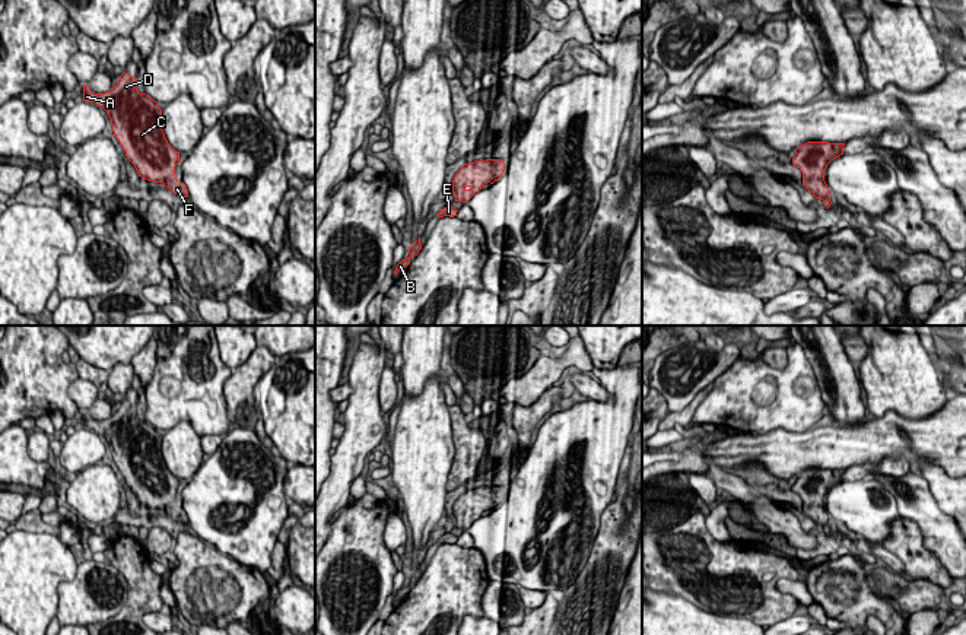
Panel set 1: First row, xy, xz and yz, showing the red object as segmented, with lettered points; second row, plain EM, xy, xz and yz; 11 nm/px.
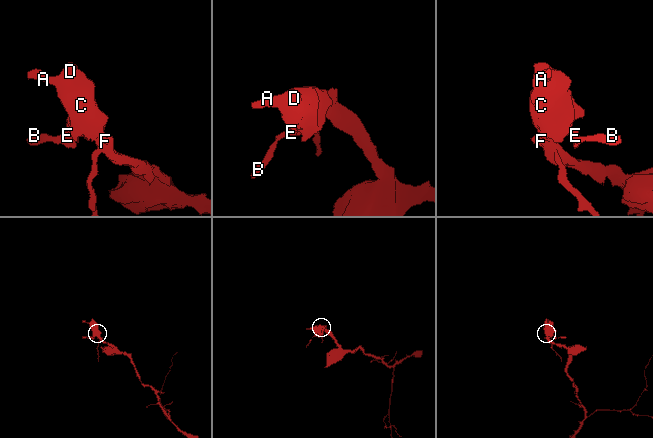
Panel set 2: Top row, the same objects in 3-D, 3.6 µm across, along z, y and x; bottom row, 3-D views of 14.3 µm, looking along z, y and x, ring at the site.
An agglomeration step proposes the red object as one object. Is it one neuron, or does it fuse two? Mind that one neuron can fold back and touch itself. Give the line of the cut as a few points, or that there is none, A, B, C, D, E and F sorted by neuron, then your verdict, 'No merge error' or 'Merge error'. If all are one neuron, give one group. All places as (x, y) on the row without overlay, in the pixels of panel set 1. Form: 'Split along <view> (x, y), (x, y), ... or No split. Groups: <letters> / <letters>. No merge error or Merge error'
No split. Groups: A B C D E F. No merge error

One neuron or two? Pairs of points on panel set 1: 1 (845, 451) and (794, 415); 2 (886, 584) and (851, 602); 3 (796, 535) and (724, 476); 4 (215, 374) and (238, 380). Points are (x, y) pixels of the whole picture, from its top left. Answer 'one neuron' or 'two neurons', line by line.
1: two neurons
2: two neurons
3: one neuron
4: two neurons

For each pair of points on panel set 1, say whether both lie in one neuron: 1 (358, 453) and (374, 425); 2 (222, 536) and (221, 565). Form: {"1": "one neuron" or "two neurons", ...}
{"1": "one neuron", "2": "two neurons"}

